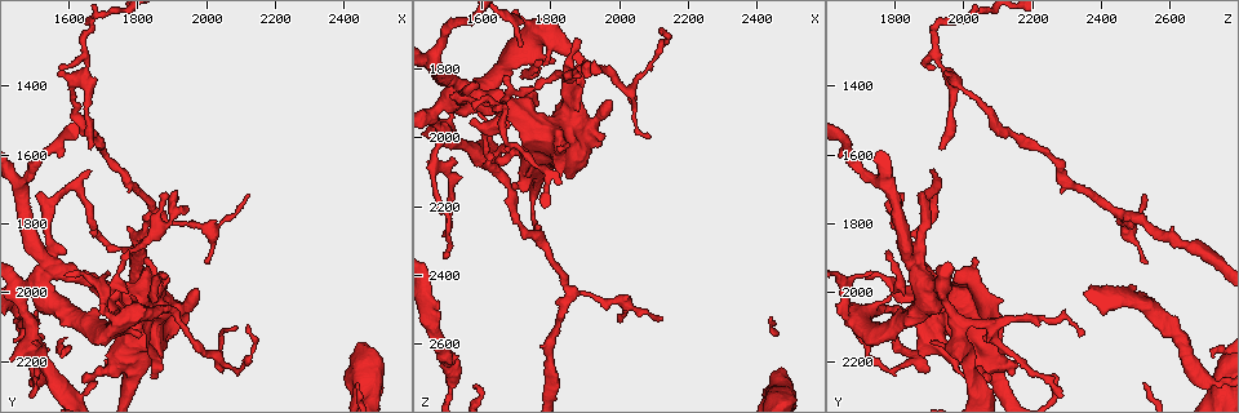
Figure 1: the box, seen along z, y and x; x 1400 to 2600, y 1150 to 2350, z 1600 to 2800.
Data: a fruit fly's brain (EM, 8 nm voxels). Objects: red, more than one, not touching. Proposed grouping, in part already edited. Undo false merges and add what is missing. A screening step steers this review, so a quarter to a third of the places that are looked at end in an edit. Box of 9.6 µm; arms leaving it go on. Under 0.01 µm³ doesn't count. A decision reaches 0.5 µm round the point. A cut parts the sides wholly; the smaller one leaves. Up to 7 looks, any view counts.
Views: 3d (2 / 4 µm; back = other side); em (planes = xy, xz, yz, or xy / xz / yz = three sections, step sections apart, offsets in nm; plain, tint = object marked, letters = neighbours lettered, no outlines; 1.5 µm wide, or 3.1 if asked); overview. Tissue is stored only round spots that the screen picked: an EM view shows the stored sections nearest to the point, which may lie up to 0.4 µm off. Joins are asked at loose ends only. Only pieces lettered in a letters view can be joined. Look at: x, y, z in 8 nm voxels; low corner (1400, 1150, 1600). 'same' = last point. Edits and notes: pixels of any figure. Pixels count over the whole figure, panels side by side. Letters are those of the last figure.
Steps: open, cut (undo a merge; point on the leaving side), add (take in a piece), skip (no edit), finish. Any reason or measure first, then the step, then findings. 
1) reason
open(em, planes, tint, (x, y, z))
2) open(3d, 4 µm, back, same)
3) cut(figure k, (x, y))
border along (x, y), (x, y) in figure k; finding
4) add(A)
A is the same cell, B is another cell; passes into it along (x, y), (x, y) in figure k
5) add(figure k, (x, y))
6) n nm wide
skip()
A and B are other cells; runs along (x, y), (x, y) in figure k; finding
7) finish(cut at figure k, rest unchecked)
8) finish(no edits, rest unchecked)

free end
open(em, planes, tint, (2090, 2090, 2000))

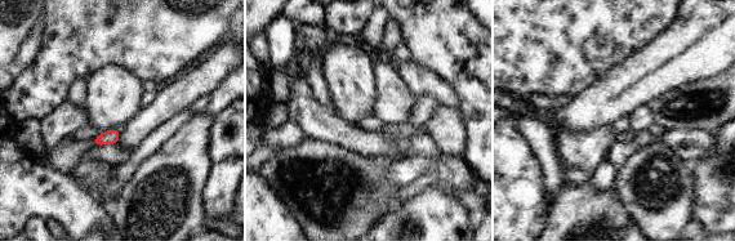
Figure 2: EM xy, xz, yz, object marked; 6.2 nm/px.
what lies round it
open(em, planes, letters, same)

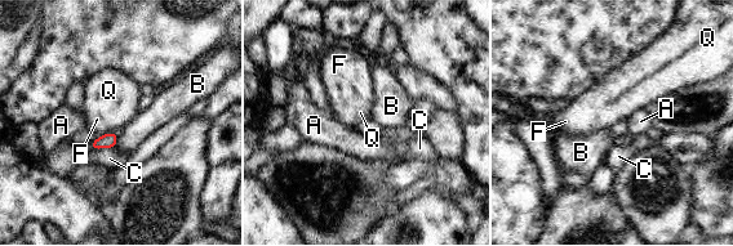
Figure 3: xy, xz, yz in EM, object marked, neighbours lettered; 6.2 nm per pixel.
100 nm wide
skip()
A, B, C, F and Q are other cells; no lettered piece goes on from it

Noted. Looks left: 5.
three arms meet
open(em, planes, letters, (1880, 2050, 1820))

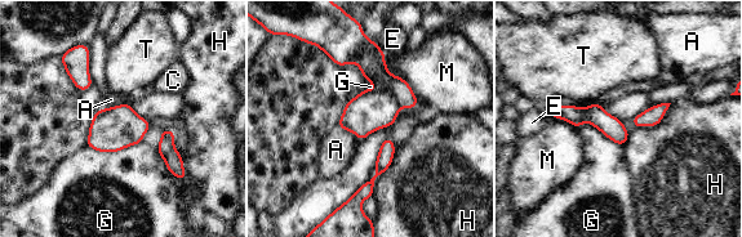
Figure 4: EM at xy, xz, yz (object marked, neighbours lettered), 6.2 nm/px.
140 nm wide
cut(figure 4, (372, 63))
A, C, E, G, H, M and T are other cells; the part that leaves runs along (338, 59), (363, 58), (413, 102) in figure 4; a second neuron is stuck on

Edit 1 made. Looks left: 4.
an open end
open(em, planes, letters, (1570, 1360, 1950))

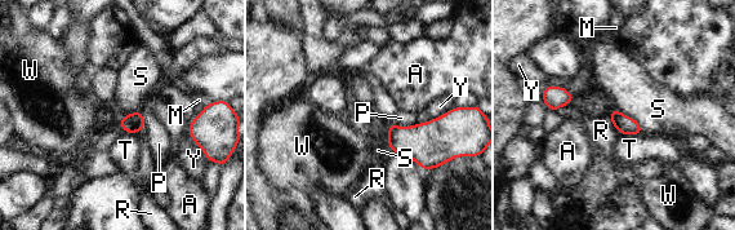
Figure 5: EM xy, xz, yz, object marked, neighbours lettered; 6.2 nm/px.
skip()
A, M, P, R, S, T, W and Y are other cells; none of them fits

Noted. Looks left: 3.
finish(cut at figure 4, rest unchecked)

